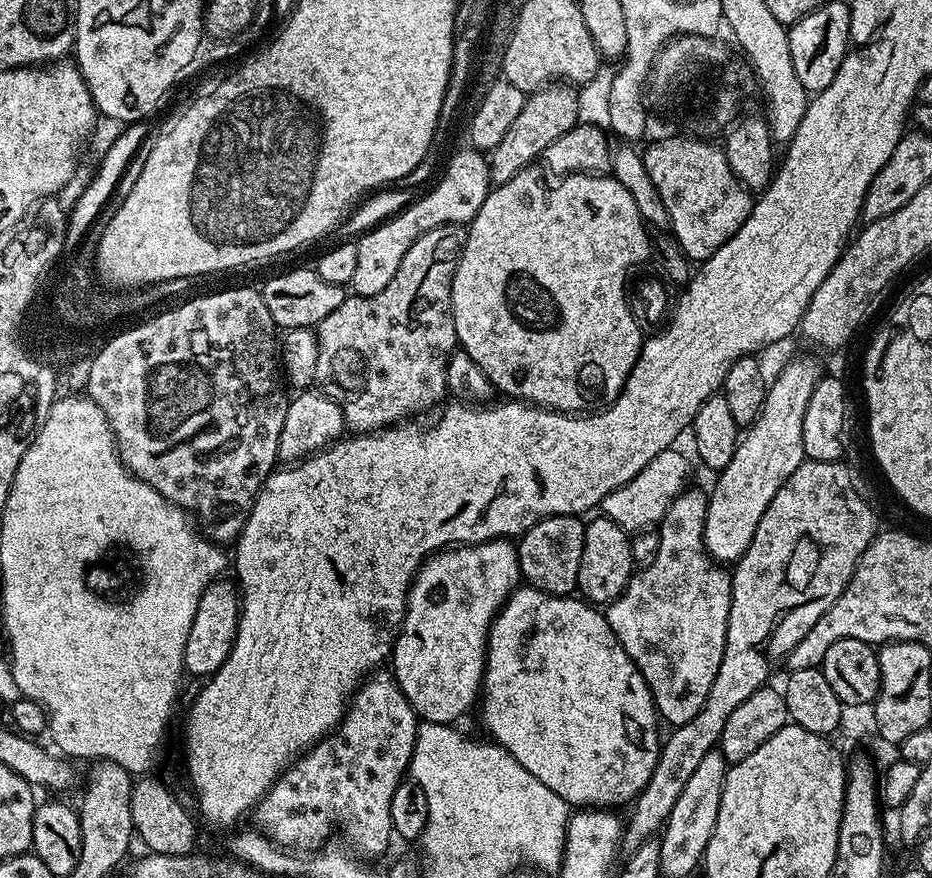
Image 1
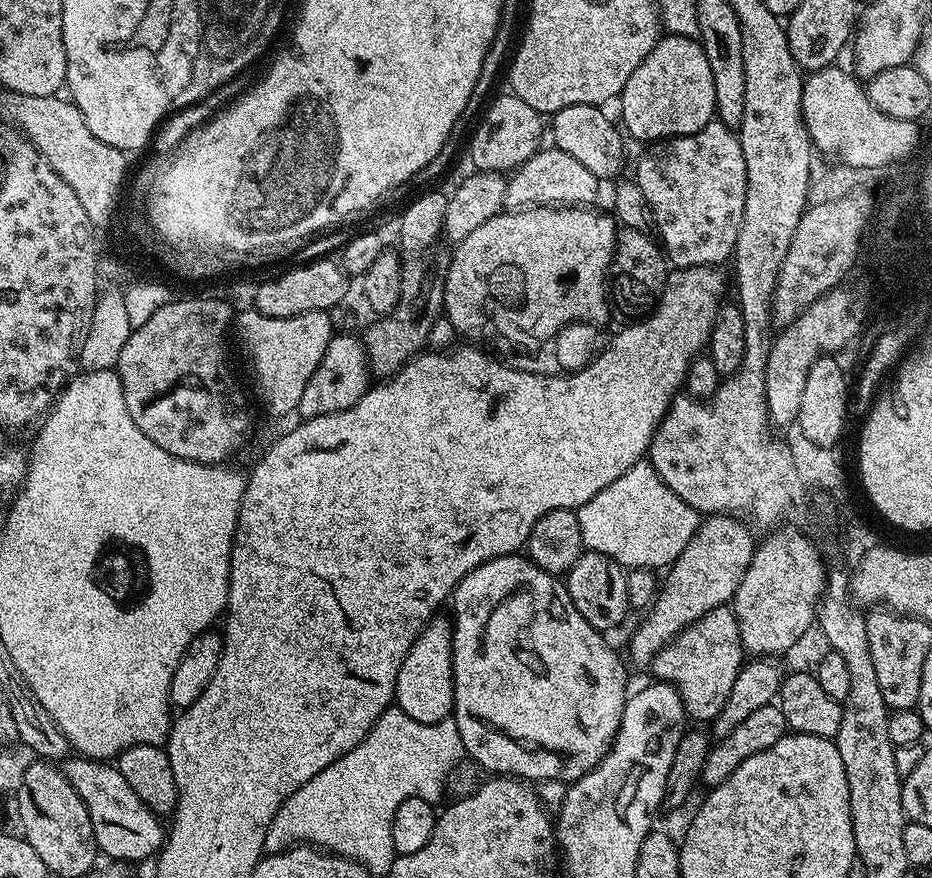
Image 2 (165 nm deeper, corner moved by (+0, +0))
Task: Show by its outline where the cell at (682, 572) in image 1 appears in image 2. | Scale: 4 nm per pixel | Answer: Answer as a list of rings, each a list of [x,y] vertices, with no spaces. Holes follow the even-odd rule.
[[[725,606],[710,610],[683,628],[664,648],[657,650],[650,661],[650,669],[657,681],[676,688],[684,711],[691,719],[693,716],[696,722],[711,722],[726,706],[745,656],[744,647],[740,645],[735,611]]]

